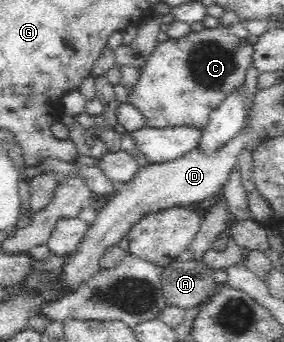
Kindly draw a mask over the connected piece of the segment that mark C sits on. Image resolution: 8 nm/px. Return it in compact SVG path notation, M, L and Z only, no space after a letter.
M223 26L191 32L180 39L167 39L157 45L155 54L139 71L139 80L129 104L134 105L148 120L150 128L173 128L178 126L205 127L210 114L245 79L246 70L253 63L253 45L245 39L236 38Z

